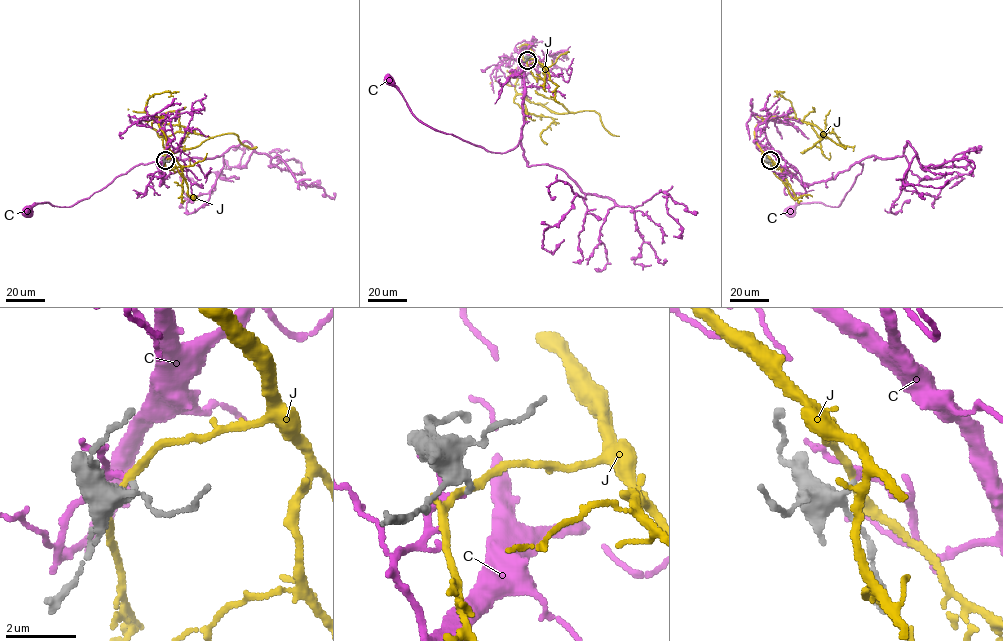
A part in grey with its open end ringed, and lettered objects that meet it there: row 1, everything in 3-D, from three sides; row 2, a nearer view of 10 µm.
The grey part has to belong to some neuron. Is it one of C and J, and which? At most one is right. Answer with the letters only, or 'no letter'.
C

